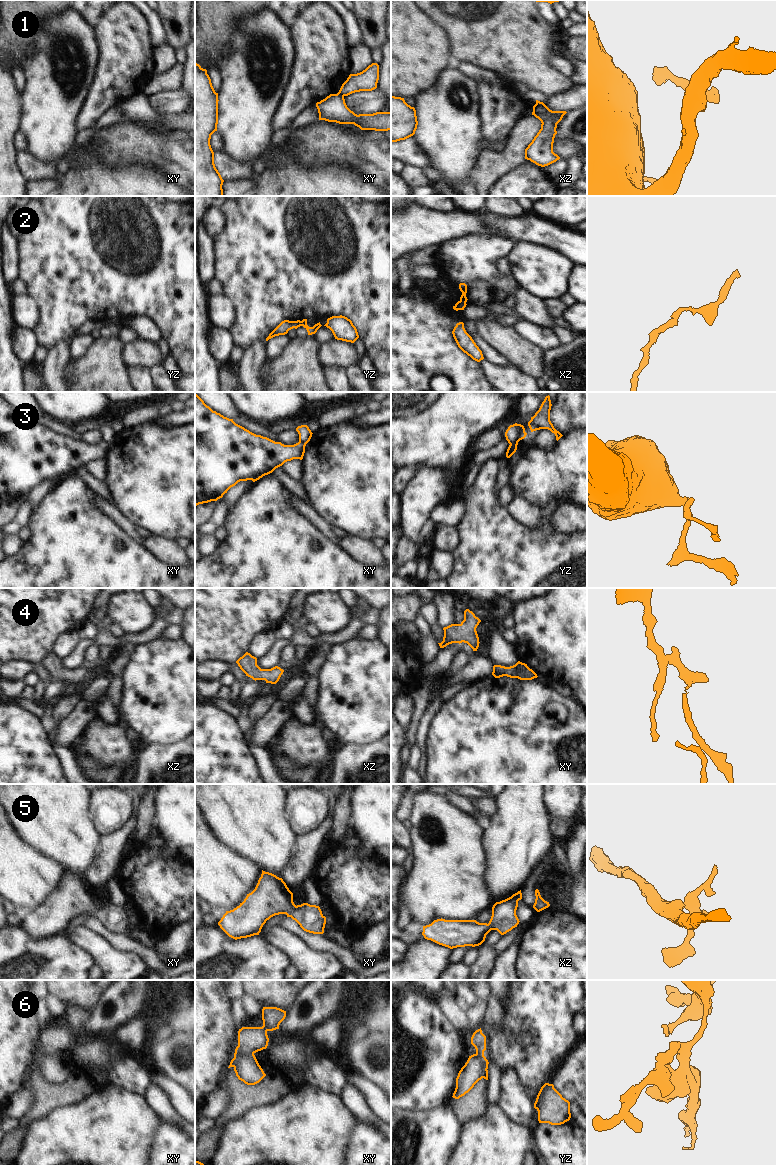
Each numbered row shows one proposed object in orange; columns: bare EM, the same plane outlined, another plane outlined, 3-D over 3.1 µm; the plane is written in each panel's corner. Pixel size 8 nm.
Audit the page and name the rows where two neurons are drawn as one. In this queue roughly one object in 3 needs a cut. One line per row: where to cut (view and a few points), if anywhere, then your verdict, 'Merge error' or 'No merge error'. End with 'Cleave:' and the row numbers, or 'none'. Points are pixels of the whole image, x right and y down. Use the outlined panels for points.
1: Split along xy (338, 92), (343, 96). Merge error
2: No split. No merge error
3: Split along yz (517, 442), (510, 444). Merge error
4: No split. No merge error
5: No split. No merge error
6: Split along xy (253, 1052), (241, 1055), (234, 1067). Merge error
Cleave: 1, 3, 6

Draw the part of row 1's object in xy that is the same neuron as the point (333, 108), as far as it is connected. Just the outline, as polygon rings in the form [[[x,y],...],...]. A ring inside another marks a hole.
[[[330,94],[325,99],[316,103],[319,113],[319,120],[336,122],[339,124],[354,124],[361,130],[388,131],[391,130],[391,112],[376,112],[373,114],[355,114],[351,111],[346,103],[344,96],[341,94]]]

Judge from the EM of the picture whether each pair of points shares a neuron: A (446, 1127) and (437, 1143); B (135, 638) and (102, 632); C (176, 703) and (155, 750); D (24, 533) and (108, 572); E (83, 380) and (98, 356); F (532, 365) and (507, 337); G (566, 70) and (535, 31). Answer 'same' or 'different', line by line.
A: same
B: same
C: different
D: different
E: same
F: same
G: different

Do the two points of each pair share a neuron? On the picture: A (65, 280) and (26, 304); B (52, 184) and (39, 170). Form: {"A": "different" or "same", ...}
{"A": "different", "B": "different"}

